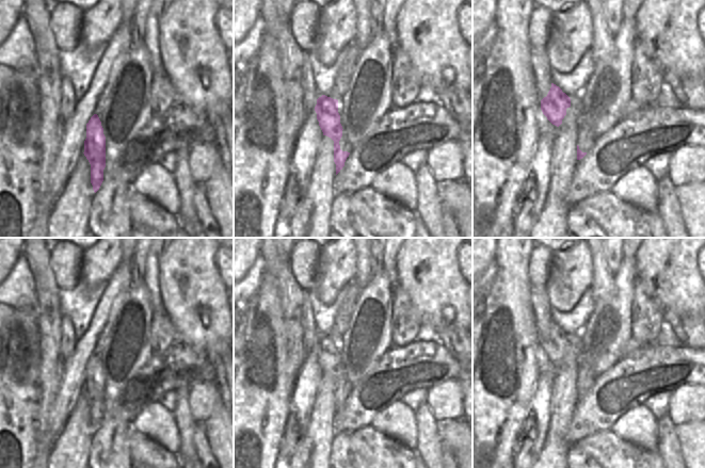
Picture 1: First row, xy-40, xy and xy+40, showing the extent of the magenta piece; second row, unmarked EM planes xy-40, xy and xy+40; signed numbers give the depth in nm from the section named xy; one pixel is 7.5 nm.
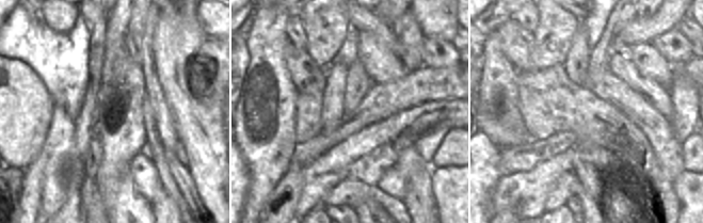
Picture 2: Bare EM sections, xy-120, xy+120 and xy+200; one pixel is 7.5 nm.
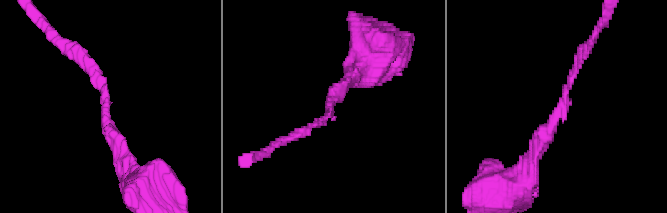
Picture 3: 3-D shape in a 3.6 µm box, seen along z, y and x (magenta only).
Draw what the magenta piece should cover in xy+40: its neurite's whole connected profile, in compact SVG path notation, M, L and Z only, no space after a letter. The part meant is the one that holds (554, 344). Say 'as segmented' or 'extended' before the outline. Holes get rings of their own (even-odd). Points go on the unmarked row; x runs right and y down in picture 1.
as segmented; M556 323L551 326L546 336L541 339L541 349L547 358L559 366L566 354L566 348L571 345L571 337Z

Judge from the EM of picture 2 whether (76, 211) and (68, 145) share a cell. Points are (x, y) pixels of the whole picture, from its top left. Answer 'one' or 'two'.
two

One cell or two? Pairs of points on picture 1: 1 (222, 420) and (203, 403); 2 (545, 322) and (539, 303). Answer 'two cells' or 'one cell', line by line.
1: two cells
2: one cell

